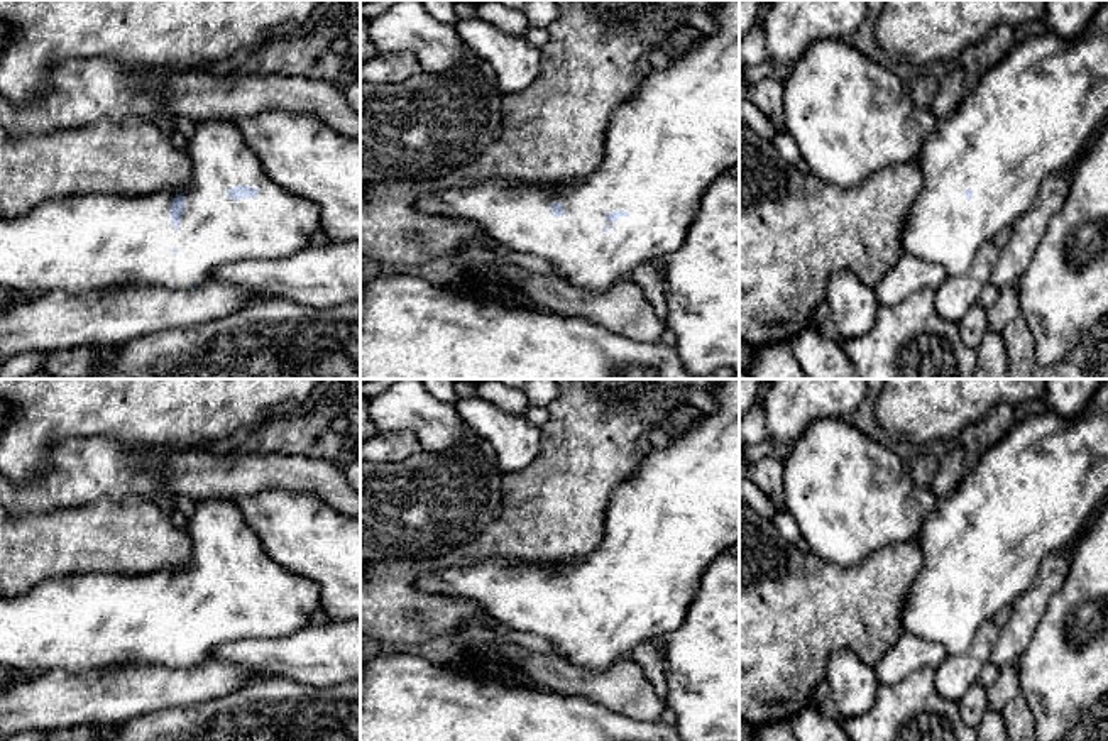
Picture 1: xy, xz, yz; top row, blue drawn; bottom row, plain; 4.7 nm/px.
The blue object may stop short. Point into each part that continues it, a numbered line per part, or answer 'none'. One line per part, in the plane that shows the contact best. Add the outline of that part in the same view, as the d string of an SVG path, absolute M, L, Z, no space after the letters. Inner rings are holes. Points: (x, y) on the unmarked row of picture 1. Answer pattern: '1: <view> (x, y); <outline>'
1: xy (87, 623); M198 501L195 513L188 516L186 533L193 546L193 562L183 572L159 570L144 575L93 572L46 580L19 597L0 597L0 667L30 677L52 670L81 675L134 665L188 668L191 663L208 658L222 643L291 636L310 624L311 614L320 607L318 584L276 563L264 552L261 540L233 501ZM233 565L255 567L257 574L232 579L227 575L227 568ZM178 574L184 577L184 590L179 606L174 607L171 580Z

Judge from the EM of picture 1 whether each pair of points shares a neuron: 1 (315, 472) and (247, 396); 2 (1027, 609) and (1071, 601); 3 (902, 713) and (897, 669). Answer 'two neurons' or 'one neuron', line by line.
1: two neurons
2: two neurons
3: two neurons

